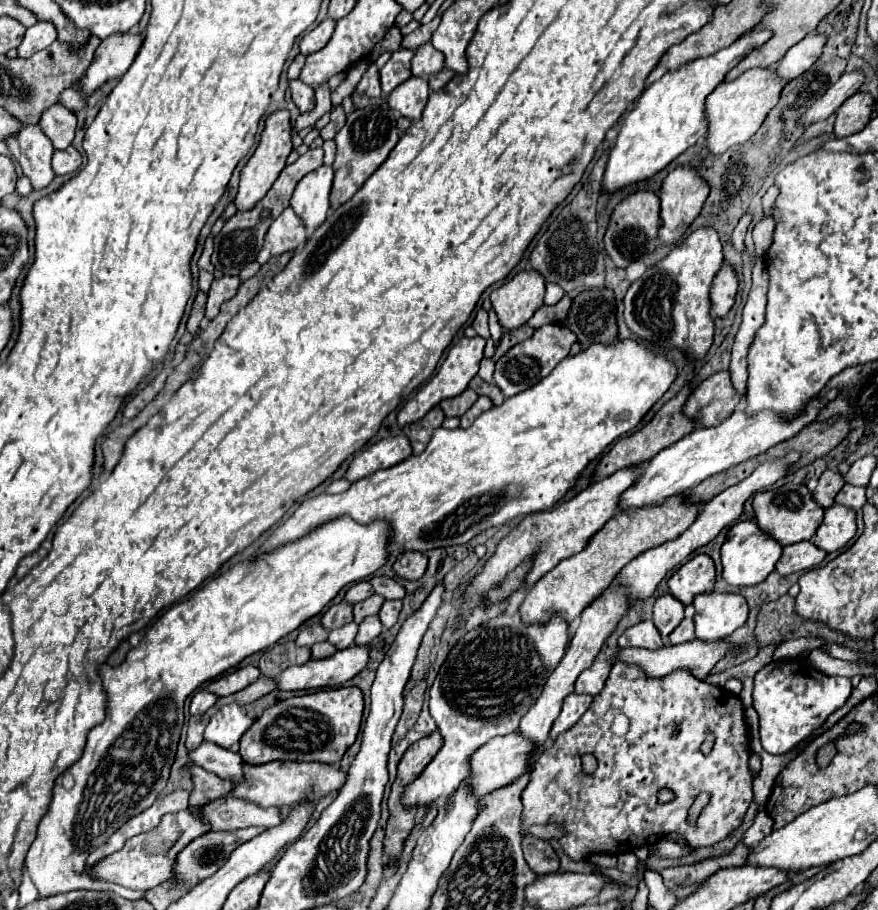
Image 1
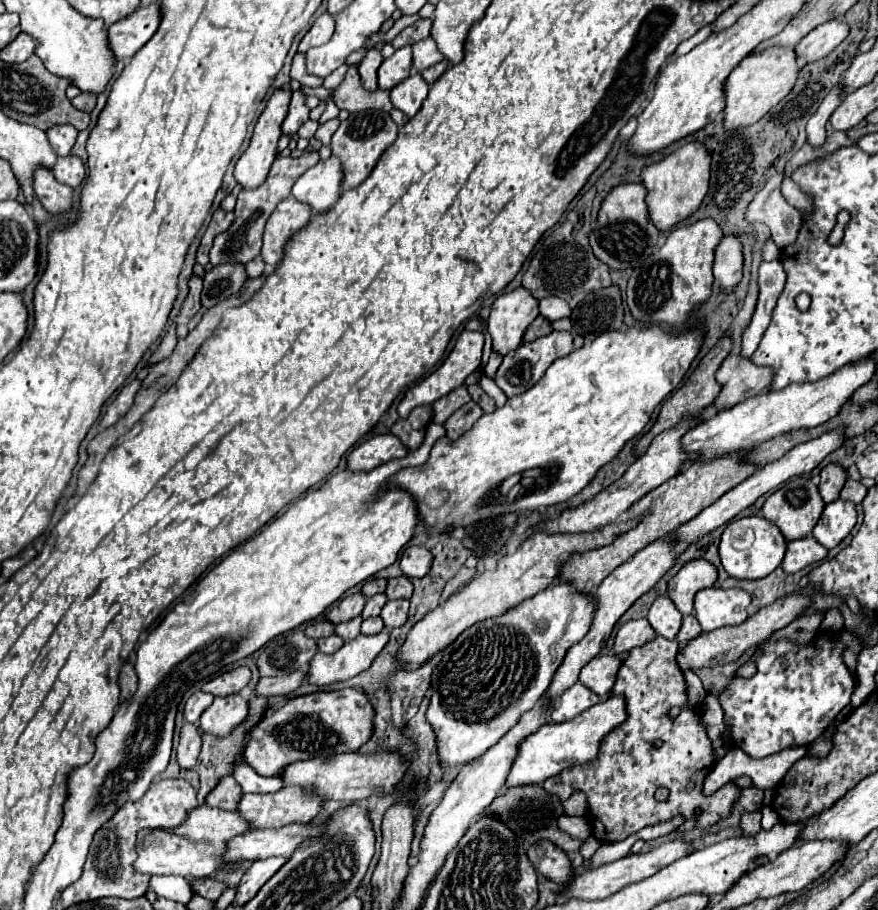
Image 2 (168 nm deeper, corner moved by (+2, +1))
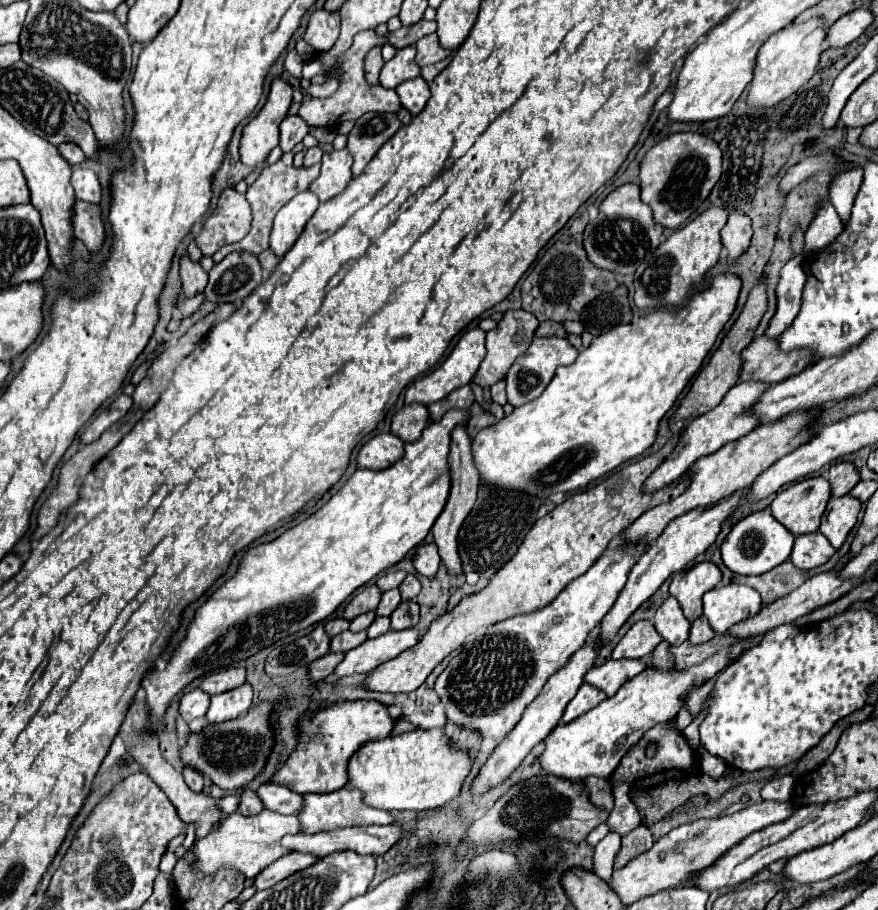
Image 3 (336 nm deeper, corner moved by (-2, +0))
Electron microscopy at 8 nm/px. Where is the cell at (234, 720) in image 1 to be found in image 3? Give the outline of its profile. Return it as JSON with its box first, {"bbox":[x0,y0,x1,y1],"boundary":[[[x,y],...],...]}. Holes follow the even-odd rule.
{"bbox":[205,684,253,722],"boundary":[[[243,684],[241,688],[233,688],[225,694],[211,696],[211,706],[205,714],[207,722],[225,722],[225,720],[235,720],[237,716],[245,714],[253,704],[253,688],[251,684]]]}

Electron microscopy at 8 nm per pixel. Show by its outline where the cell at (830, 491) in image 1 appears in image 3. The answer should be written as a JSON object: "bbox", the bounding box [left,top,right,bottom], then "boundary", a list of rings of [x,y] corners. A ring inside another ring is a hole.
{"bbox":[829,462,859,498],"boundary":[[[835,462],[829,468],[829,482],[833,496],[839,498],[853,490],[853,486],[859,482],[859,472],[851,462]]]}

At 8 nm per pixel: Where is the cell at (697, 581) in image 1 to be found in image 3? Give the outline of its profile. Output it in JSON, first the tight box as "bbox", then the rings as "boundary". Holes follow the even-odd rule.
{"bbox":[669,562,721,622],"boundary":[[[701,562],[689,568],[685,574],[677,572],[669,584],[671,596],[675,596],[689,622],[703,614],[703,594],[721,582],[721,570],[713,562]]]}

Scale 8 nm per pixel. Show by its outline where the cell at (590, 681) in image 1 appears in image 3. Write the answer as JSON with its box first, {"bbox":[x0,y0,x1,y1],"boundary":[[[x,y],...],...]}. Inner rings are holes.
{"bbox":[585,658,647,696],"boundary":[[[631,658],[609,660],[603,666],[593,666],[587,672],[585,682],[601,688],[607,696],[613,696],[627,680],[641,674],[645,668],[647,668],[647,664],[643,660],[631,660]]]}

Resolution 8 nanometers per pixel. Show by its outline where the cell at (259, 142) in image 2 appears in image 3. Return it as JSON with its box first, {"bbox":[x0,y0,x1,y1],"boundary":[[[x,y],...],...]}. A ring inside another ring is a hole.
{"bbox":[241,78,293,166],"boundary":[[[275,78],[261,112],[243,128],[241,134],[241,160],[247,166],[263,164],[267,154],[279,144],[279,124],[291,106],[293,88],[287,80]]]}

